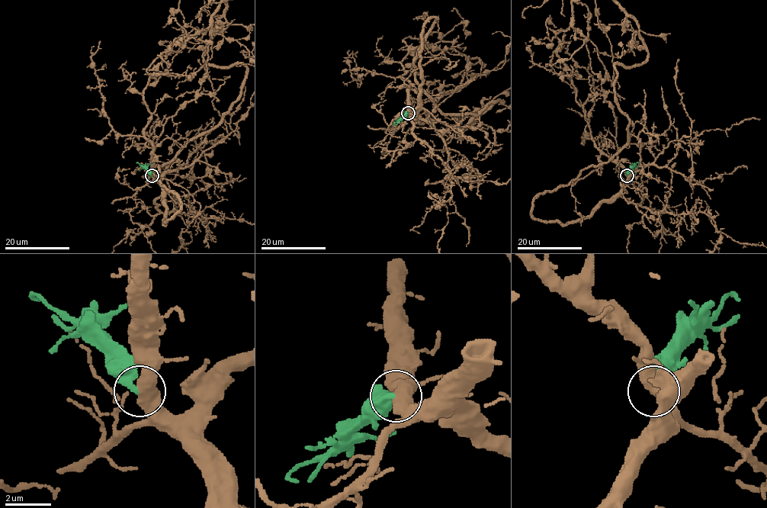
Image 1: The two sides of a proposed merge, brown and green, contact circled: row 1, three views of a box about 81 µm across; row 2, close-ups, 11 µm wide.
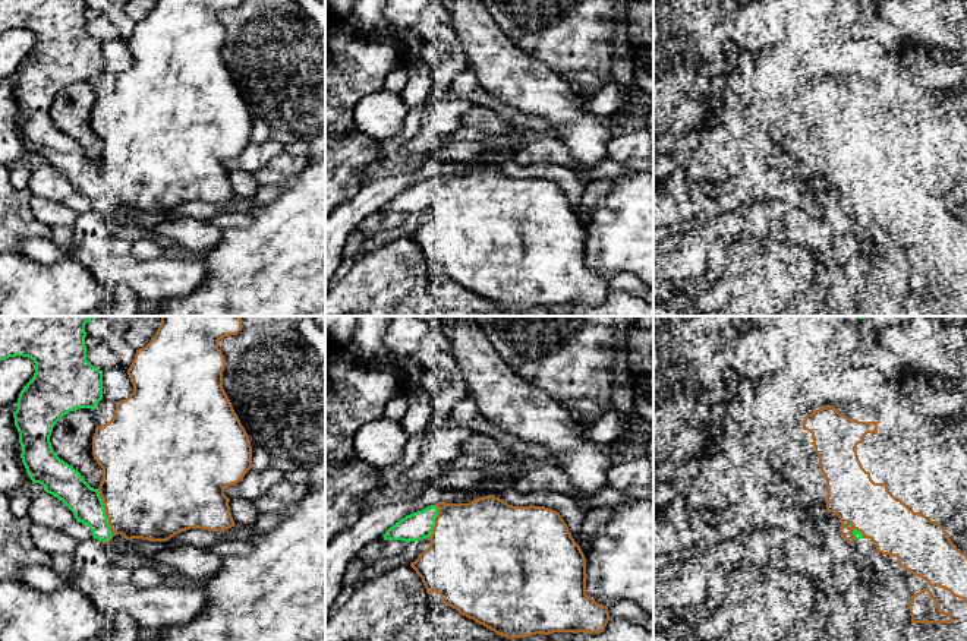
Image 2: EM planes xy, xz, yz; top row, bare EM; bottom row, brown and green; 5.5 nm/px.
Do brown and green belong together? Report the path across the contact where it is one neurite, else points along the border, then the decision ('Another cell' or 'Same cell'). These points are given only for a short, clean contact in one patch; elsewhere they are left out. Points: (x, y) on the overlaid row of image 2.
Another cell

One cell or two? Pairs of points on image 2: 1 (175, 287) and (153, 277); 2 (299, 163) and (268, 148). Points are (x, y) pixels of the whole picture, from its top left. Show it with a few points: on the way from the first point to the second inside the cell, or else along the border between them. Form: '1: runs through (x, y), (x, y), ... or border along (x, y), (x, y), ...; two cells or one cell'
1: runs through (169, 281), (158, 280); one cell
2: border along (283, 150), (252, 173); two cells

